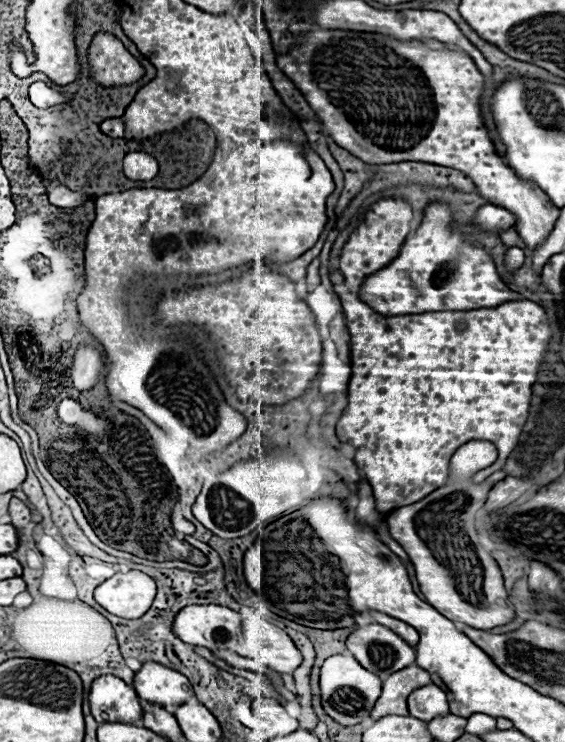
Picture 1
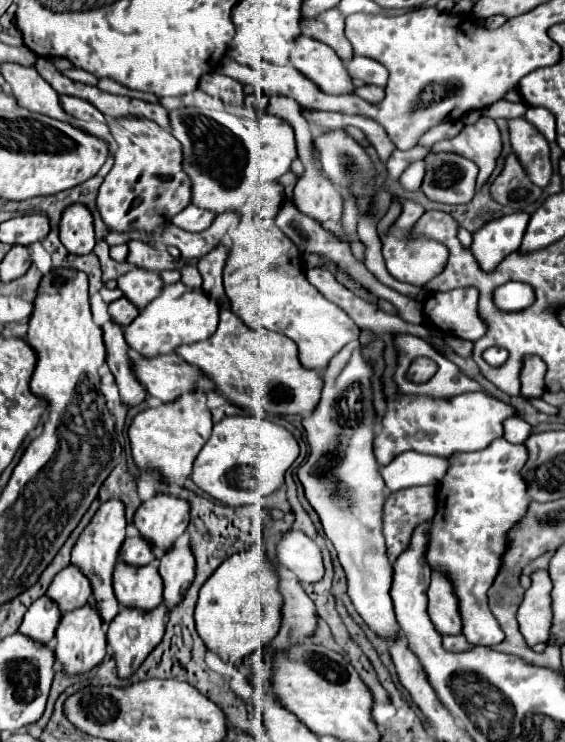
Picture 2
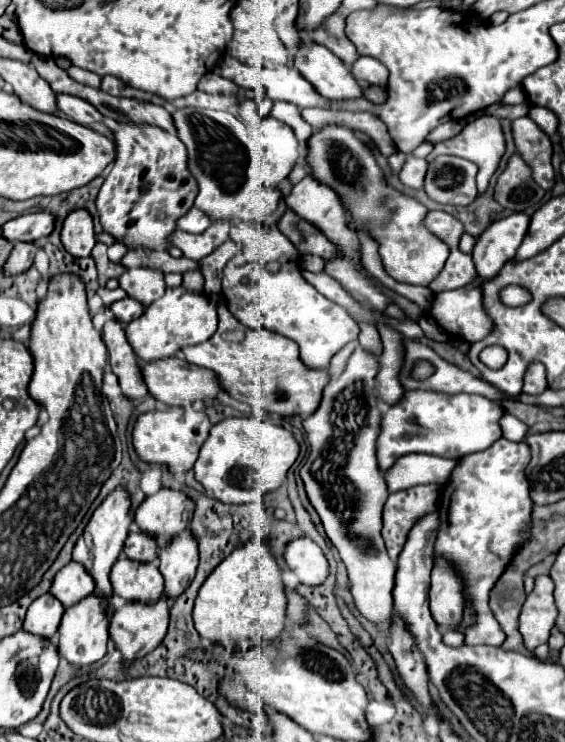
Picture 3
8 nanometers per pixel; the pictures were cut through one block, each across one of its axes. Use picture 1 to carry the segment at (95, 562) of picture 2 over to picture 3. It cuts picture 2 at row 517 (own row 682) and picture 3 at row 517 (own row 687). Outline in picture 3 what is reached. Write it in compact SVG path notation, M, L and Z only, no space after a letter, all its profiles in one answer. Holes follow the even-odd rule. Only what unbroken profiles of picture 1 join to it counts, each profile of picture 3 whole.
M120 488L120 490L114 490L92 514L90 522L86 524L82 536L78 538L76 546L74 546L74 552L72 552L72 560L74 562L80 562L84 568L88 568L88 574L92 574L94 578L94 584L96 584L96 590L106 598L110 600L112 598L112 584L108 580L108 572L112 570L114 562L118 560L120 552L122 552L122 546L124 546L124 540L128 536L128 526L132 522L132 516L130 516L130 502L128 502L128 494Z

